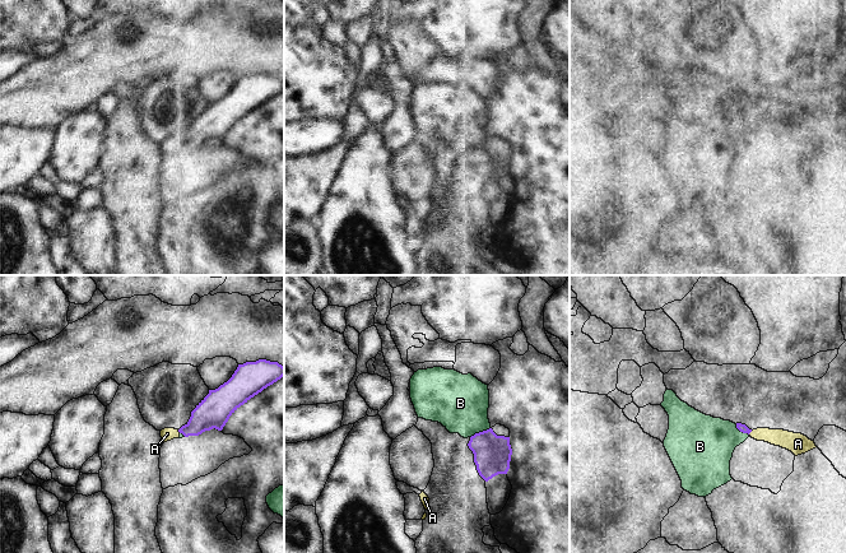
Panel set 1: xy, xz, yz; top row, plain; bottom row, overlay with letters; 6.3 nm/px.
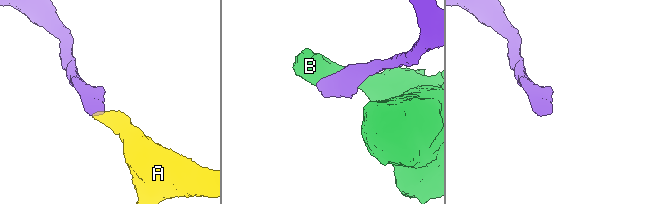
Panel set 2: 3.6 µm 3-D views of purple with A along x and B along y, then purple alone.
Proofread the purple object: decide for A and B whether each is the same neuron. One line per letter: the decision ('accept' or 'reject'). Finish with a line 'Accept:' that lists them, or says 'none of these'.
A: accept
B: reject
Accept: A

